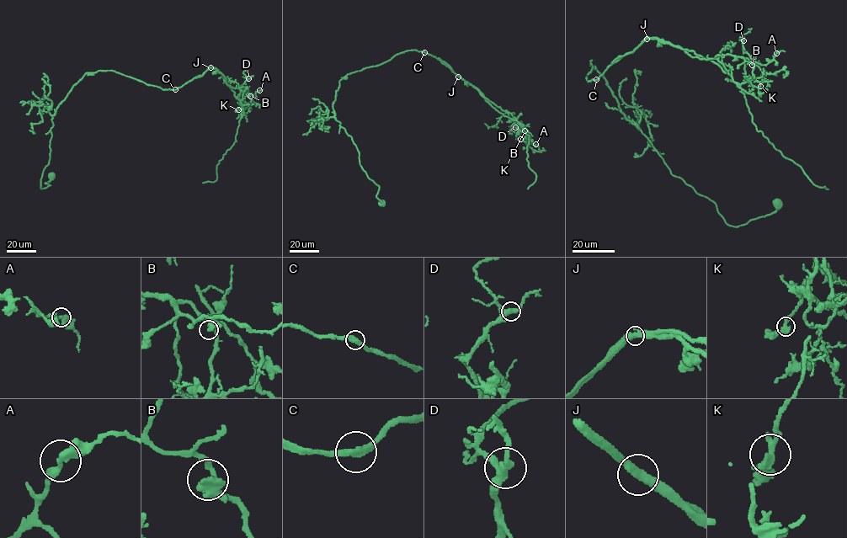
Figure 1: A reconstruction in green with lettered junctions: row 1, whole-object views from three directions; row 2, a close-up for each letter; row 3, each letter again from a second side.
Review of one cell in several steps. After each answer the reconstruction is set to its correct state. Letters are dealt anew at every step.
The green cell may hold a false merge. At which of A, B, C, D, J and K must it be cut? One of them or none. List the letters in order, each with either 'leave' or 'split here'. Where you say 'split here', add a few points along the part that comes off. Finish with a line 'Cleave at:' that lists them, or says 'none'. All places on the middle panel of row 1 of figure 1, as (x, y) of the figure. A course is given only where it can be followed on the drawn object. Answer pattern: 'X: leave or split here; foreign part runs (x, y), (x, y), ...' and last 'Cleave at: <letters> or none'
A: leave
B: leave
C: leave
D: leave
J: split here; foreign part runs (458, 77), (478, 89), (496, 109), (515, 119), (529, 135), (527, 160), (536, 176), (528, 189)
K: leave
Cleave at: J

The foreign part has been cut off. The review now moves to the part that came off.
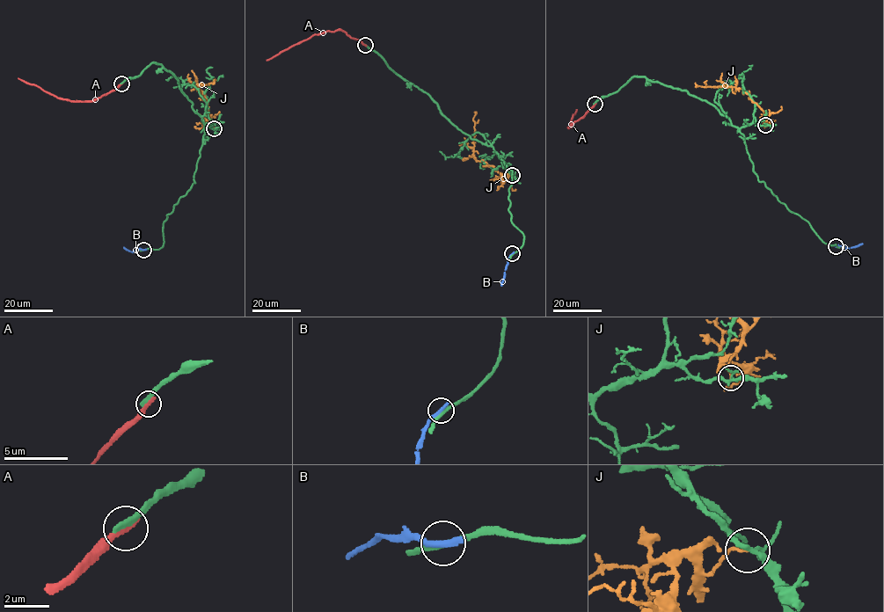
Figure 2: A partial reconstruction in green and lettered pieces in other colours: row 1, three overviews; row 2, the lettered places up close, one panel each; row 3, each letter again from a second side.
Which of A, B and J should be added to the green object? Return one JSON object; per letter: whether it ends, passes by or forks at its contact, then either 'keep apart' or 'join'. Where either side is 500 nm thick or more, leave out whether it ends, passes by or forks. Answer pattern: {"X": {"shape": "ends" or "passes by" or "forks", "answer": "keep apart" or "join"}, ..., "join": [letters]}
{"A": {"shape": "ends", "answer": "keep apart"}, "B": {"shape": "ends", "answer": "keep apart"}, "J": {"shape": "ends", "answer": "keep apart"}, "join": []}

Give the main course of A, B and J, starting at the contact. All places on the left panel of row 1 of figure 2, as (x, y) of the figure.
A: (121, 83), (96, 98), (79, 101), (60, 98), (18, 78)
B: (143, 250), (130, 251), (123, 247)
J: (214, 128), (206, 96), (197, 86), (213, 83), (214, 79)

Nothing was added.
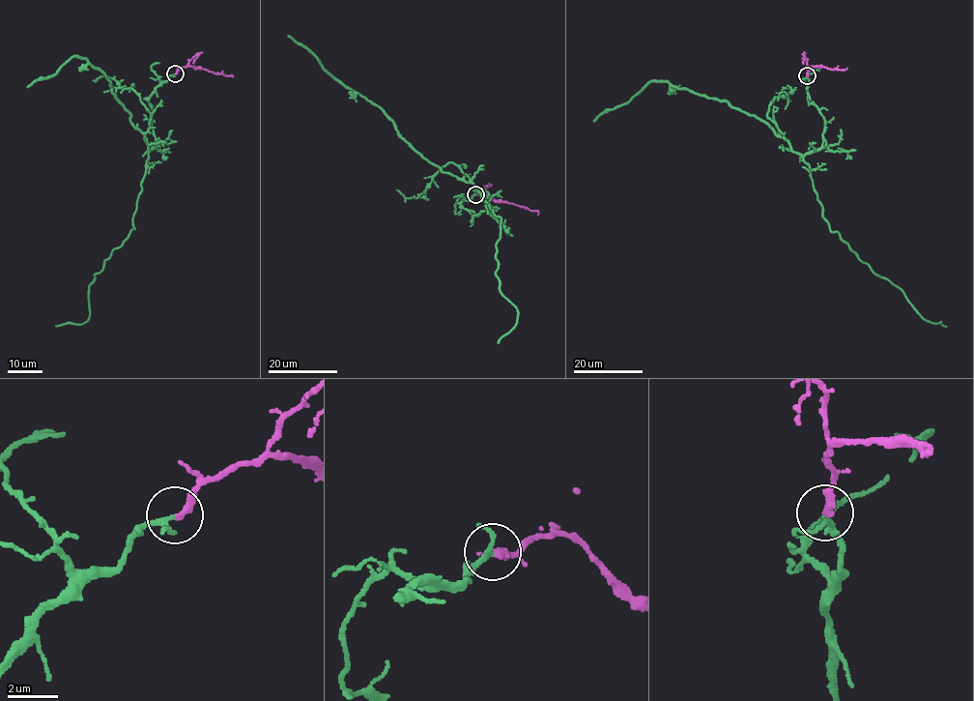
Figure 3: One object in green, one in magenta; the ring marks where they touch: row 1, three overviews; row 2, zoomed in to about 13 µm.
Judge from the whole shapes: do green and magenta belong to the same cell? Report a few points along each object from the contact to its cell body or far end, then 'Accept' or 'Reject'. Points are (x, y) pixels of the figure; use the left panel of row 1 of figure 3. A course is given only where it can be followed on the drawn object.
Course of green: (175, 74), (147, 99), (156, 143), (150, 150), (110, 81), (85, 59), (71, 56), (56, 73), (27, 87). Course of magenta: (175, 74), (191, 66), (214, 73), (231, 74). Accept

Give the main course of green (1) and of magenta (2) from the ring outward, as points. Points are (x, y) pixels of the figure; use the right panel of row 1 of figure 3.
1: (807, 76), (824, 131), (822, 145), (804, 155), (754, 115), (666, 81), (649, 82), (593, 121)
2: (807, 76), (807, 68), (810, 66), (832, 70), (846, 68)

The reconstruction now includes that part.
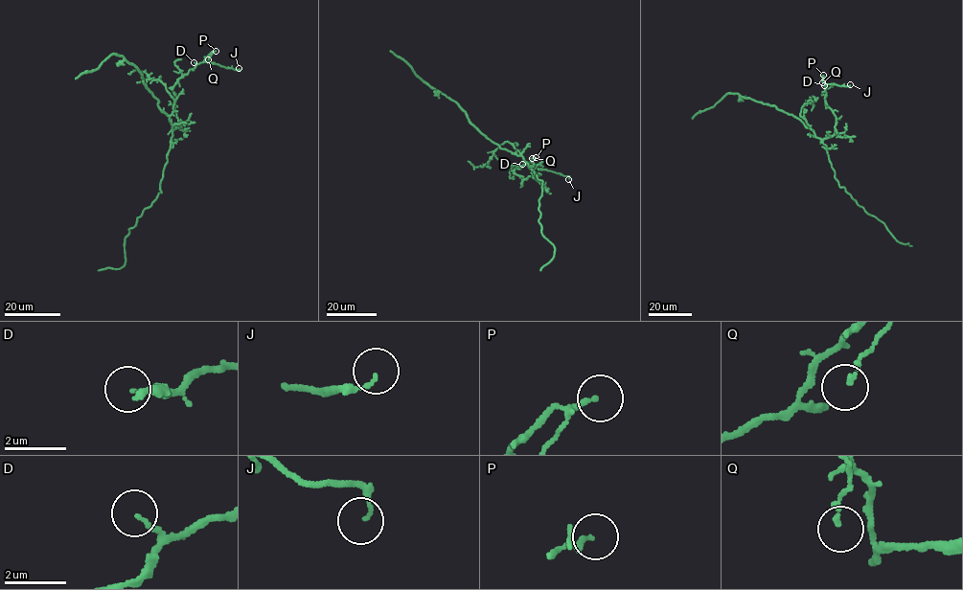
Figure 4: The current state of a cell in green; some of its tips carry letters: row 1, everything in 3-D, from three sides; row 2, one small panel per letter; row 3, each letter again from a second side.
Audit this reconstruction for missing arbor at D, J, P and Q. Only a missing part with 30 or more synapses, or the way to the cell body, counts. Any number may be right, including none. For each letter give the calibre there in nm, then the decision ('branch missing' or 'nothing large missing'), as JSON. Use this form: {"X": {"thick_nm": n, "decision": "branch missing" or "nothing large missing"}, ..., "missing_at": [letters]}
{"D": {"thick_nm": 110, "decision": "nothing large missing"}, "J": {"thick_nm": 100, "decision": "nothing large missing"}, "P": {"thick_nm": 120, "decision": "nothing large missing"}, "Q": {"thick_nm": 150, "decision": "nothing large missing"}, "missing_at": []}

